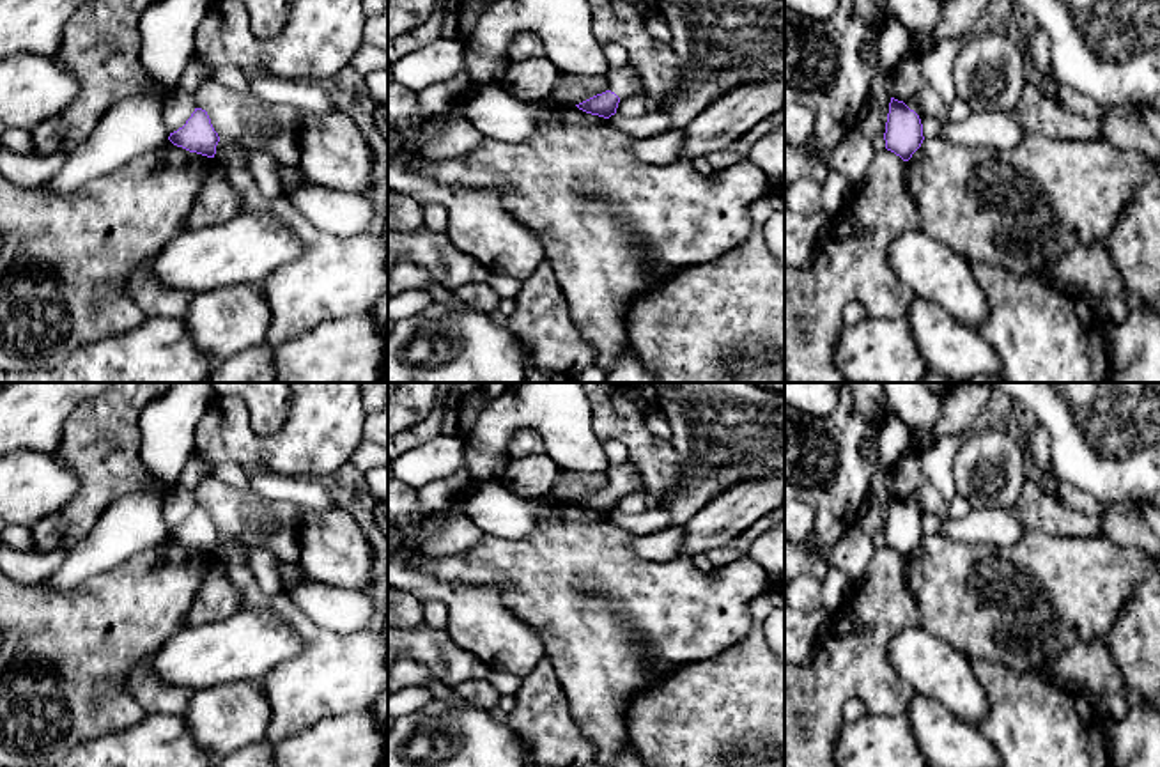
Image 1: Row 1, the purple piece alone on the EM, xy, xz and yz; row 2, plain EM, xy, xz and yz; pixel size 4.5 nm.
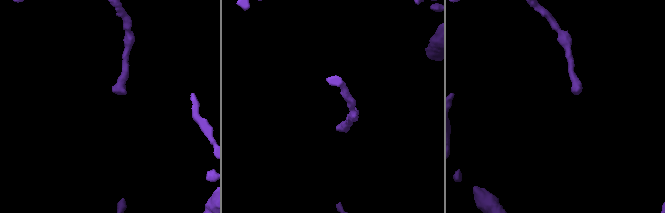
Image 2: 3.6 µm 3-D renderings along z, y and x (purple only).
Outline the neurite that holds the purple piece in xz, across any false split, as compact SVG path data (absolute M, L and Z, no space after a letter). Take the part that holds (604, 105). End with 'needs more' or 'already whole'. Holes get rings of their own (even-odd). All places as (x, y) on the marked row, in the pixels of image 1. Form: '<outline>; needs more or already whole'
M630 62L622 67L609 69L606 78L609 89L576 105L579 110L609 119L616 113L618 103L629 96L634 96L638 92L638 87L641 85L639 74L630 66Z; needs more

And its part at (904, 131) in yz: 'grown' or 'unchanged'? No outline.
unchanged

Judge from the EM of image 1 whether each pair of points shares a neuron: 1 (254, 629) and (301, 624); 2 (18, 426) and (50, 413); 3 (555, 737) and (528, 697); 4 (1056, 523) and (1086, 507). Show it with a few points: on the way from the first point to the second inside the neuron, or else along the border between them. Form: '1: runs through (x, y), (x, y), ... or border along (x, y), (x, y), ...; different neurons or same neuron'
1: border along (254, 606), (296, 633), (294, 658); different neurons
2: runs through (25, 418), (30, 413), (43, 413); same neuron
3: runs through (551, 727), (539, 707); same neuron
4: border along (1051, 491), (1067, 507), (1097, 519); different neurons

